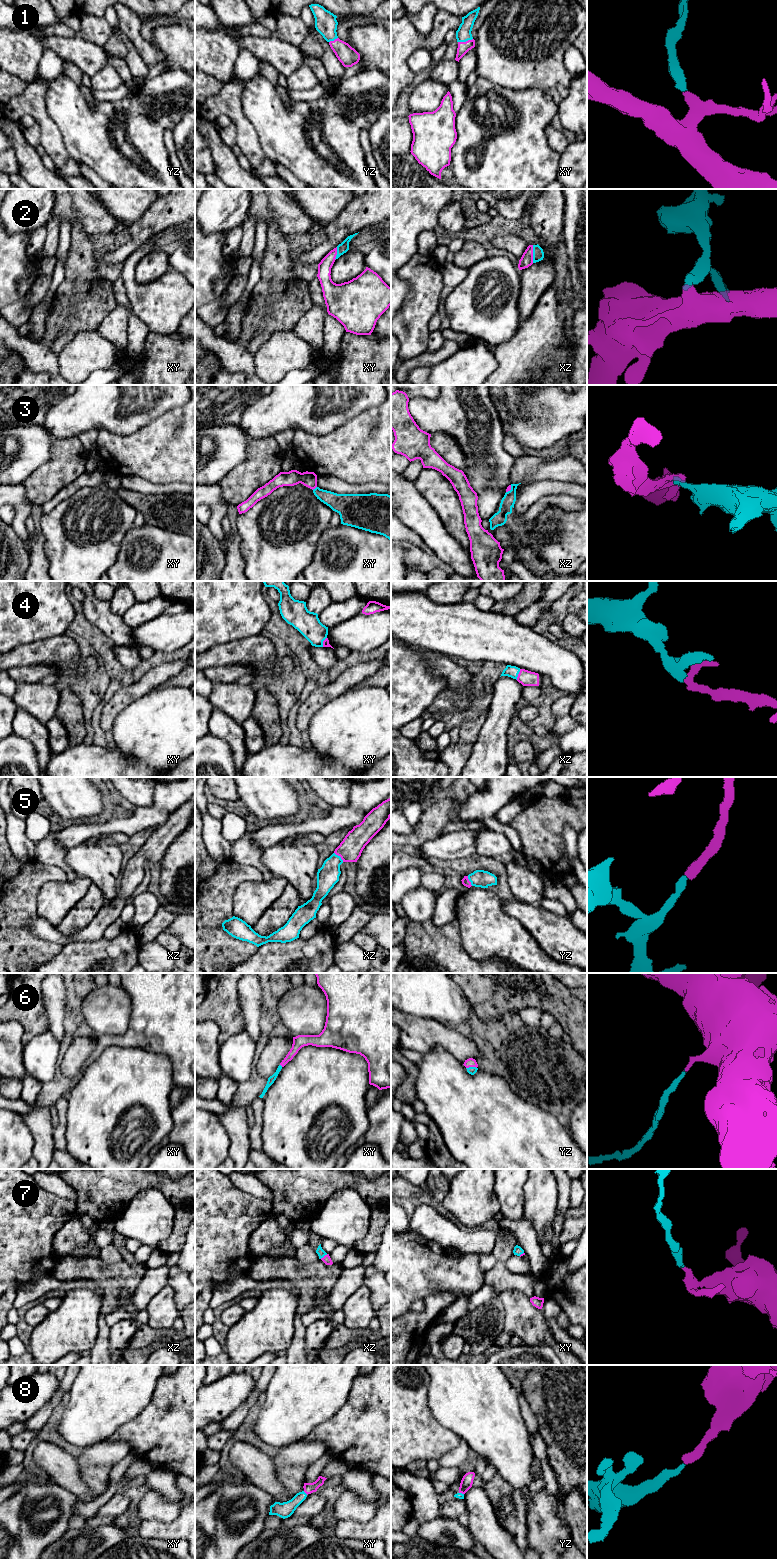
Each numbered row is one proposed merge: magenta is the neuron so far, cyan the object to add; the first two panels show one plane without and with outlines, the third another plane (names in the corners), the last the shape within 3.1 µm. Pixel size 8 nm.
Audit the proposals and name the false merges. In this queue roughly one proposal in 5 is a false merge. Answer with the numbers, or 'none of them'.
3

